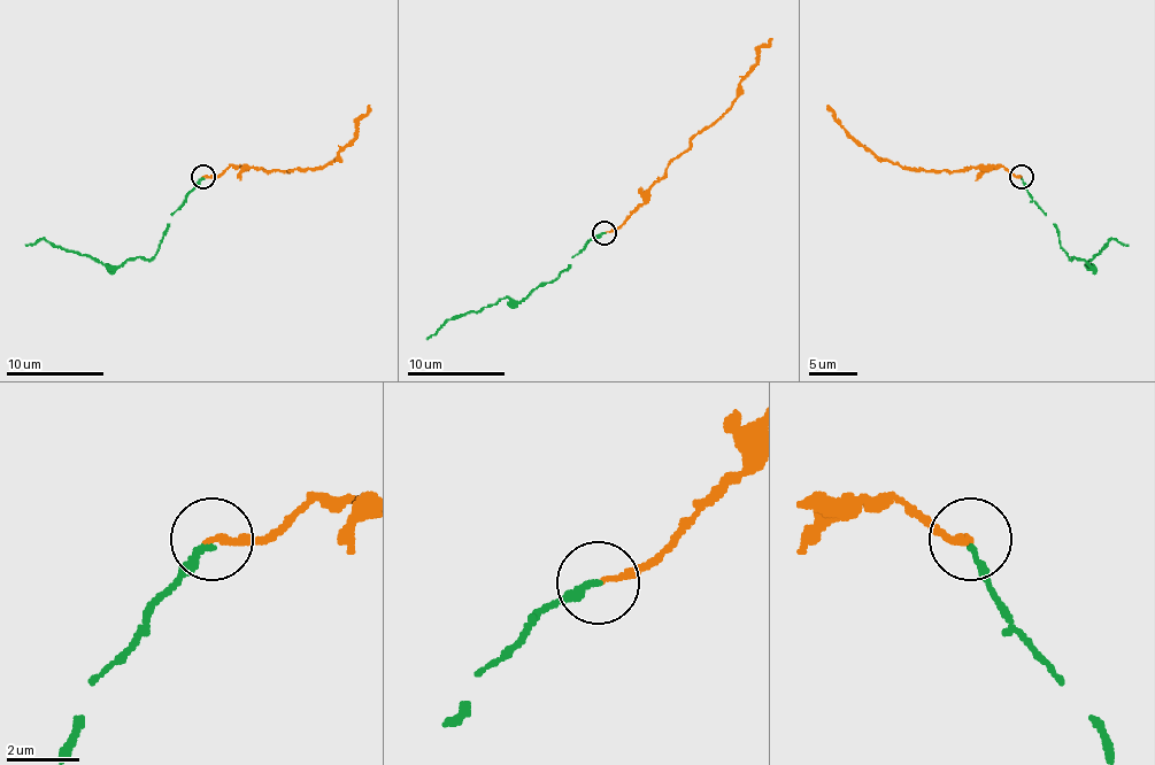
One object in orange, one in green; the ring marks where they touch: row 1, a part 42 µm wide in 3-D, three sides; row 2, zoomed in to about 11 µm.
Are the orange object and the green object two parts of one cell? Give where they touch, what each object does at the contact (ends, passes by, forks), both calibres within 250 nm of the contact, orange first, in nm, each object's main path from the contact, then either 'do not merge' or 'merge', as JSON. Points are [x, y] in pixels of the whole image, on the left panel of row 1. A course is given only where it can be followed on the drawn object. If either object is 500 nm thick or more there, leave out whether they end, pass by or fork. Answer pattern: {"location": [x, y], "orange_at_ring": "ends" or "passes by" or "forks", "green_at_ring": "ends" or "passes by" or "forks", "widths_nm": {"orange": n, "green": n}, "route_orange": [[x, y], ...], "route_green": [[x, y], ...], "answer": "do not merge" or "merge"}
{"location": [203, 176], "orange_at_ring": "ends", "green_at_ring": "ends", "widths_nm": {"orange": 170, "green": 180}, "route_orange": [[203, 177], [218, 177], [231, 167], [260, 167], [269, 172], [323, 167], [354, 136], [356, 121], [369, 105]], "route_green": [[203, 177], [172, 216], [160, 247], [148, 260], [129, 257], [118, 267], [53, 247], [44, 240], [24, 245]], "answer": "merge"}

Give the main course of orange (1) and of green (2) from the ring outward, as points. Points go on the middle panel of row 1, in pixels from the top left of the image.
1: (605, 233), (632, 214), (670, 163), (724, 111), (736, 98), (741, 78), (755, 63), (757, 52), (770, 39)
2: (605, 233), (587, 244), (566, 270), (520, 301), (503, 299), (478, 311), (454, 316), (425, 338)

